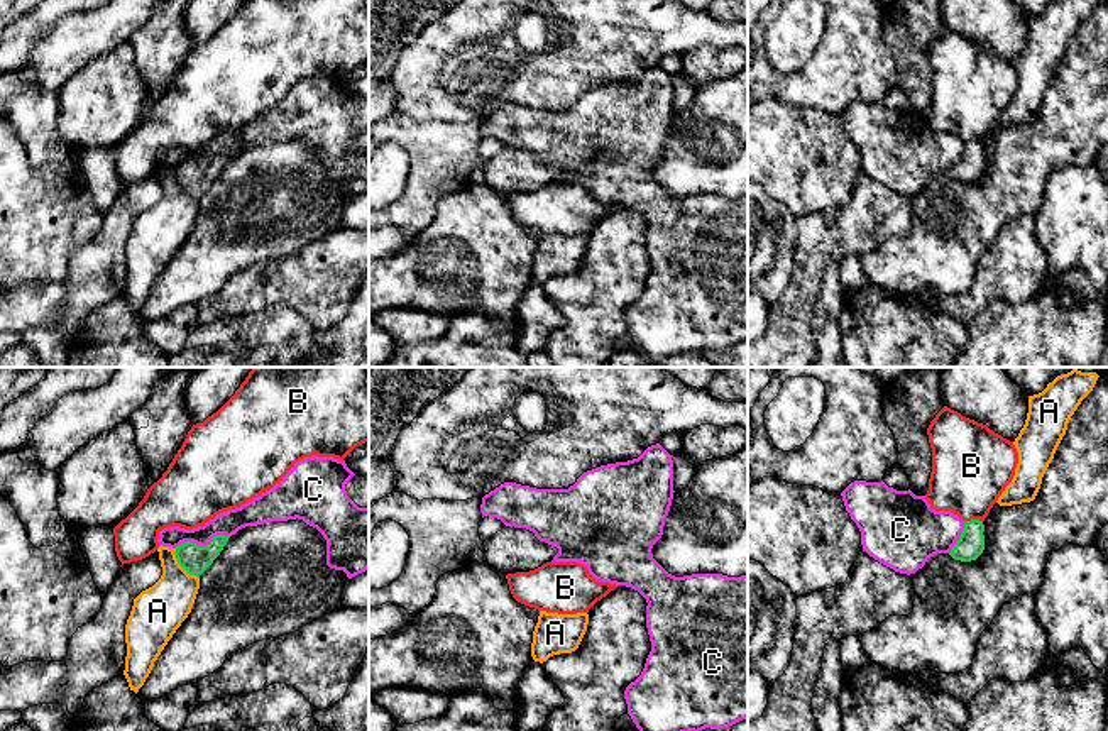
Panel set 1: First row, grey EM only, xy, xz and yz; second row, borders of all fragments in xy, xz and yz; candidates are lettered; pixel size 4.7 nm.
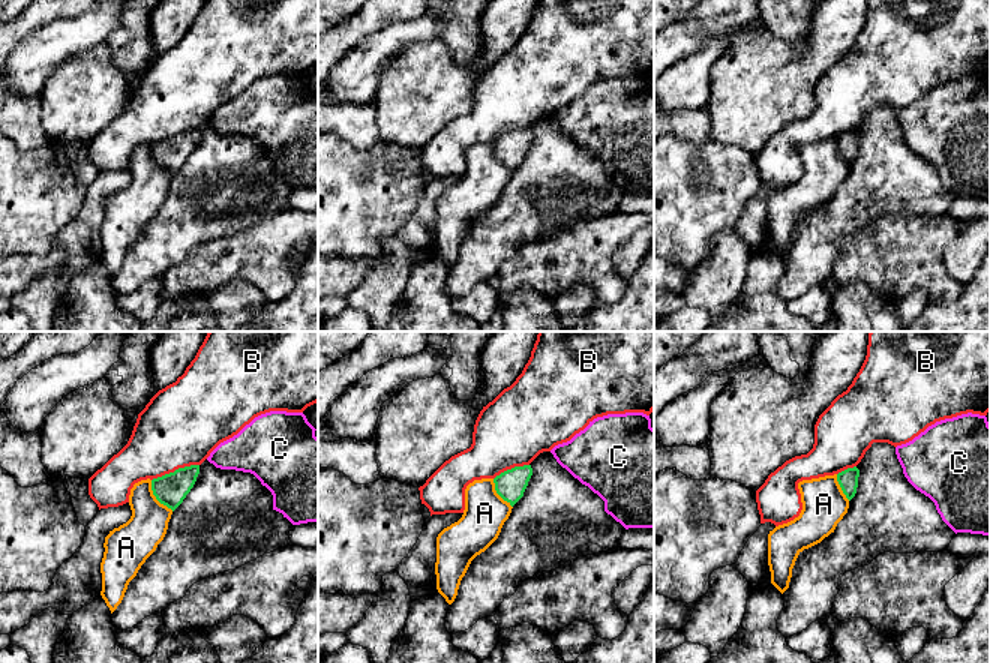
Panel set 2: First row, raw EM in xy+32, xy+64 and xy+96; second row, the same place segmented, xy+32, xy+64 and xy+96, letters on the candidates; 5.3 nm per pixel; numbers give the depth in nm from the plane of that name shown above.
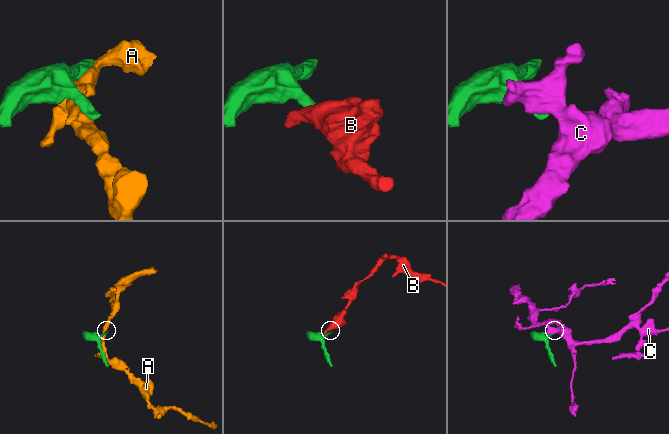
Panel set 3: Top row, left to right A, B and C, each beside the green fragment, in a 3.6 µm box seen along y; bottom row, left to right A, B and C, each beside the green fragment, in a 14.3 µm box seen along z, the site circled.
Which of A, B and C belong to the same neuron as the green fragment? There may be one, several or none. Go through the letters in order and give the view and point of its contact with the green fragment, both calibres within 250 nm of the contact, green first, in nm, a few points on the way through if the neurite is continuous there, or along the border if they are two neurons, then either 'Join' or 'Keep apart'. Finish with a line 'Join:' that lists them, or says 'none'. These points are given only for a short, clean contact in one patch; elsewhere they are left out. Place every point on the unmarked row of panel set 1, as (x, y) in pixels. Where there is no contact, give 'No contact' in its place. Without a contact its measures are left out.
A: Touches green at xy (181, 186). Thickness 140 nm (green) against 240 nm. Keep apart
B: Touches green at yz (973, 141). Thickness 130 nm (green) against 380 nm. Boundary: yz (981, 141), (965, 142). Keep apart
C: Touches green at xy (202, 168). Thickness 140 nm (green) against 120 nm. Keep apart
Join: none

